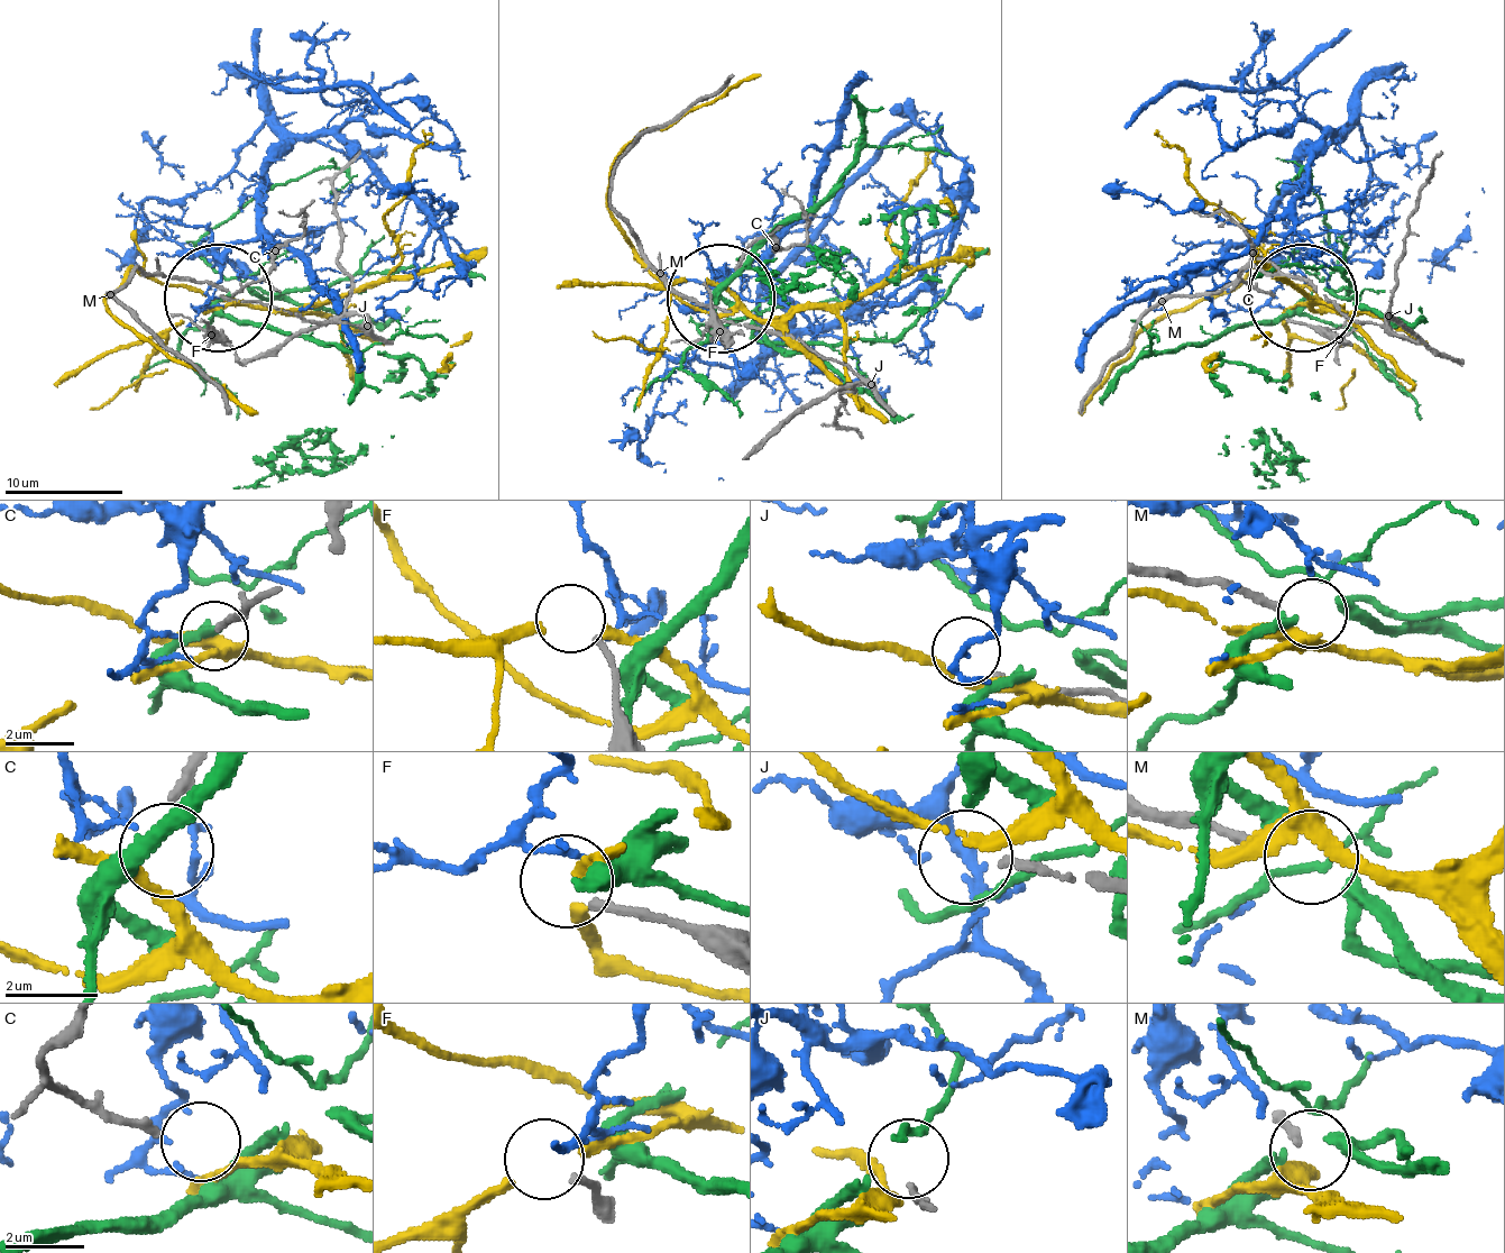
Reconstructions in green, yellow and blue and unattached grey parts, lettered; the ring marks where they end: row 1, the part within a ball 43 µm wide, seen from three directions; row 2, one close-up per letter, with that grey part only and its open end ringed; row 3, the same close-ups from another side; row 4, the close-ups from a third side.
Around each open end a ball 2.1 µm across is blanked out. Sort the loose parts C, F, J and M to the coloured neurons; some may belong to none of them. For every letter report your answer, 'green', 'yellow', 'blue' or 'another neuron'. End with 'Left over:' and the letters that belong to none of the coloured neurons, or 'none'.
C: yellow
F: another neuron
J: another neuron
M: another neuron
Left over: F, J, M

